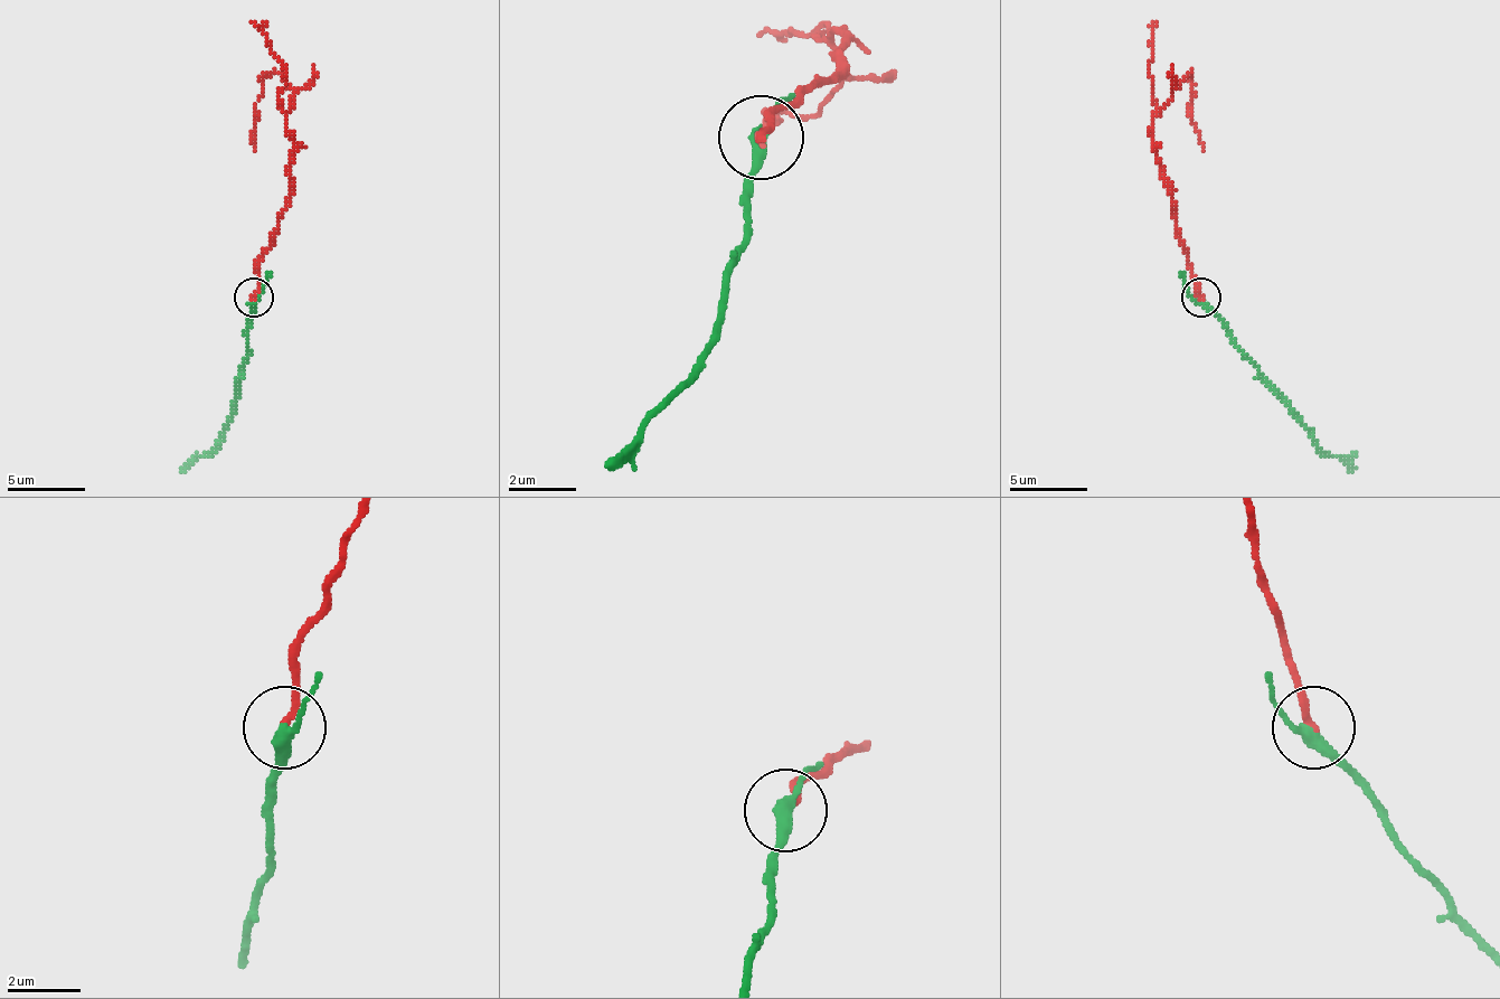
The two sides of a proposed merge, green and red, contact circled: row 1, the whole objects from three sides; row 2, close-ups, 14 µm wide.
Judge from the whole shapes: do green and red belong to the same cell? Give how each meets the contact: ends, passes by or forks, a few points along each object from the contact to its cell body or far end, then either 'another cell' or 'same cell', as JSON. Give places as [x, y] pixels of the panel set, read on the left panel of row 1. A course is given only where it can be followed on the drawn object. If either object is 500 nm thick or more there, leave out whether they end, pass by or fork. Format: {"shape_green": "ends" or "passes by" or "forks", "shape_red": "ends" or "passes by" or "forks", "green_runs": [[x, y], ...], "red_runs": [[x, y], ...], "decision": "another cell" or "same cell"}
{"shape_green": "passes by", "shape_red": "ends", "green_runs": [[255, 295], [232, 421], [180, 471]], "red_runs": [[255, 295], [290, 194], [294, 93], [279, 73], [255, 104], [255, 151]], "decision": "same cell"}

